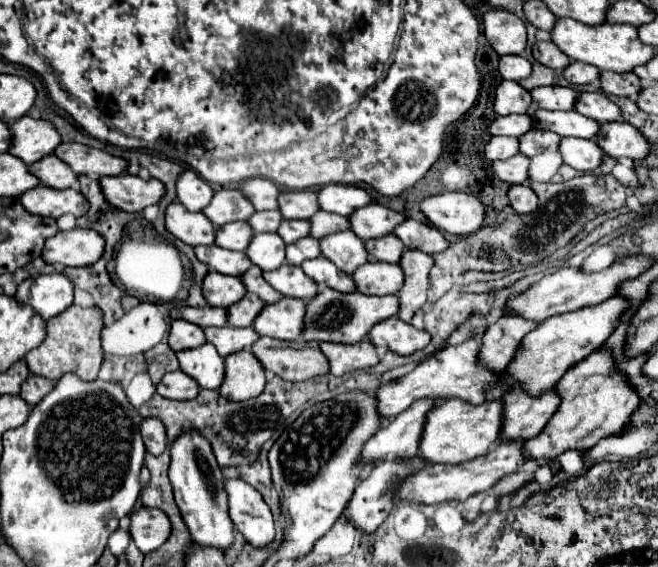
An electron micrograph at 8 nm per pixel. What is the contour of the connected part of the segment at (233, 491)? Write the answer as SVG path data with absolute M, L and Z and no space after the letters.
M242 479L226 481L226 493L230 517L244 539L256 549L270 545L274 541L274 521L262 495Z

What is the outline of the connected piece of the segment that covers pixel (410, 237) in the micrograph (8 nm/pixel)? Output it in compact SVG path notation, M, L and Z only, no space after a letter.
M414 219L402 221L396 229L394 235L404 243L406 249L418 249L422 253L438 253L448 247L448 241L442 237L442 233L436 227L424 225Z

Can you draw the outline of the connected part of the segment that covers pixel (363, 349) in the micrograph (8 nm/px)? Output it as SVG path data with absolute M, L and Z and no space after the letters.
M368 339L354 345L320 343L320 349L330 361L330 373L336 377L356 371L356 369L370 369L380 361L374 345Z

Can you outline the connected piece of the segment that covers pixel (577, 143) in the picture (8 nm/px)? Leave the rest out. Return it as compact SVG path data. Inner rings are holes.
M574 137L560 139L558 153L566 165L582 173L594 171L602 163L602 157L604 157L602 149L594 141L574 139Z

